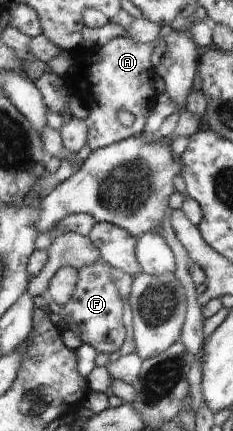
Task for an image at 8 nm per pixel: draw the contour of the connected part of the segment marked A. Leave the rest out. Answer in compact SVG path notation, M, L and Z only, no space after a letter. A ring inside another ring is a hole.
M169 25L163 26L159 32L159 38L155 42L141 43L135 42L131 37L119 35L111 38L105 46L99 48L88 48L93 52L93 60L89 64L89 78L91 78L91 90L95 90L95 106L90 108L89 115L85 119L87 123L87 144L89 148L99 150L103 146L120 143L121 140L131 136L140 135L143 124L147 122L149 108L153 104L153 82L151 78L151 52L153 52L161 40L167 38L167 34L173 32ZM120 110L133 114L131 126L125 126L117 118Z

